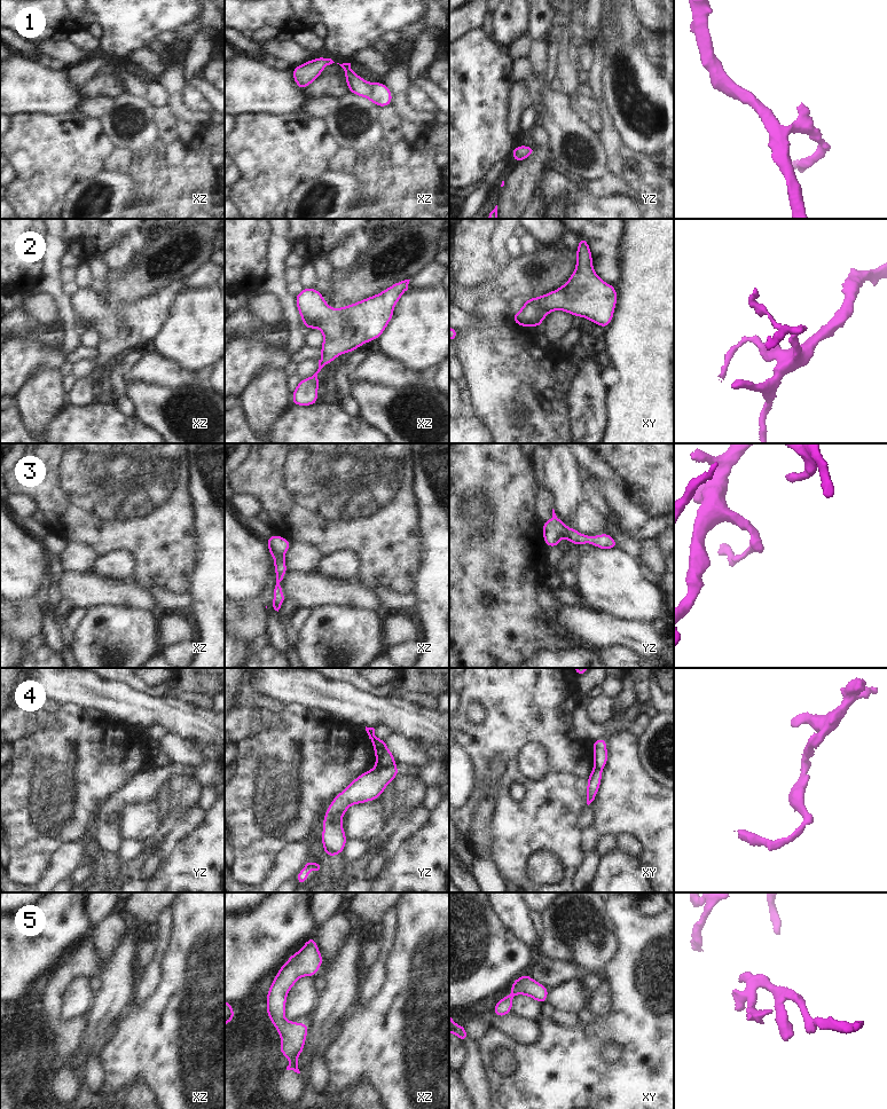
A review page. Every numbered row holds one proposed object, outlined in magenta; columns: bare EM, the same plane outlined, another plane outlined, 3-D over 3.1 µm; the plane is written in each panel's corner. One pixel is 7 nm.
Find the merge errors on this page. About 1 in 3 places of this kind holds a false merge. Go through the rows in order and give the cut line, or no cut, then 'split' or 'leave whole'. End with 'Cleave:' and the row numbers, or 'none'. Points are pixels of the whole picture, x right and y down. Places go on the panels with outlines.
1: no cut; leave whole
2: no cut; leave whole
3: no cut; leave whole
4: cut in yz along (393, 765), (386, 769), (376, 769); split
5: no cut; leave whole
Cleave: 4

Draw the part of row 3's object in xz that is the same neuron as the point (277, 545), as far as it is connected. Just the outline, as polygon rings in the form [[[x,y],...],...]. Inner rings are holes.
[[[272,534],[272,536],[266,541],[269,553],[274,557],[274,567],[276,574],[276,585],[273,596],[273,607],[278,612],[282,604],[286,600],[280,582],[285,576],[288,568],[285,566],[284,554],[291,546],[291,542],[280,535]]]

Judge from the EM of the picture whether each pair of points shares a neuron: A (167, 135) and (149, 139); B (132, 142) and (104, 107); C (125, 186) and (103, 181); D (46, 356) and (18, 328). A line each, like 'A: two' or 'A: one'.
A: two
B: two
C: one
D: two

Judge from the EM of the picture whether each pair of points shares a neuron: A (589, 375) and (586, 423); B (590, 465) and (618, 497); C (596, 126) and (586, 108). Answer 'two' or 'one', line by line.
A: one
B: one
C: one

